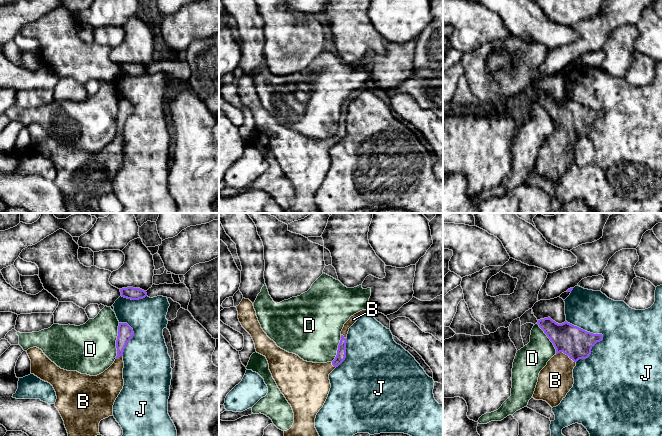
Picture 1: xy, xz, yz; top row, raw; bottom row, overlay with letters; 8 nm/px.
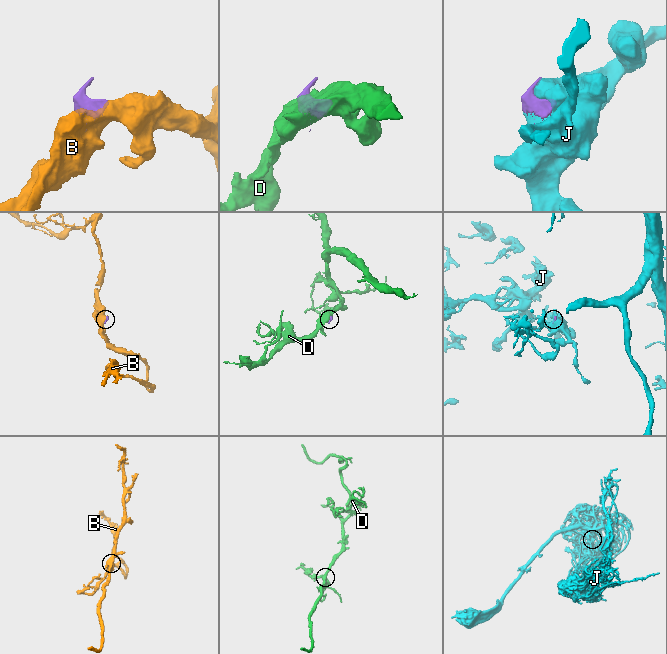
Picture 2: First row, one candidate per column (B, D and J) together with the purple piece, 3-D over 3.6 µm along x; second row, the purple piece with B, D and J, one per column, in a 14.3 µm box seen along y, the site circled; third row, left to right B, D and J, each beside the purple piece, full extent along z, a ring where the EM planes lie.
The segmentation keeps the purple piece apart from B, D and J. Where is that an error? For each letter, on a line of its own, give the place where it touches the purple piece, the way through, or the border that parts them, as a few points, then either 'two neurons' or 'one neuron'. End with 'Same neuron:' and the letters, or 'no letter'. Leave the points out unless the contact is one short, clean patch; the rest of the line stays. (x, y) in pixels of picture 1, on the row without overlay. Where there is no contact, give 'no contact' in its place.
B: yz (566, 130) | one neuron
D: xy (116, 117) | two neurons
J: yz (597, 110) | two neurons
Same neuron: B

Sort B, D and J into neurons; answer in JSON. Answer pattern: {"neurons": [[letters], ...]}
{"neurons": [["B"], ["D"], ["J"]]}

